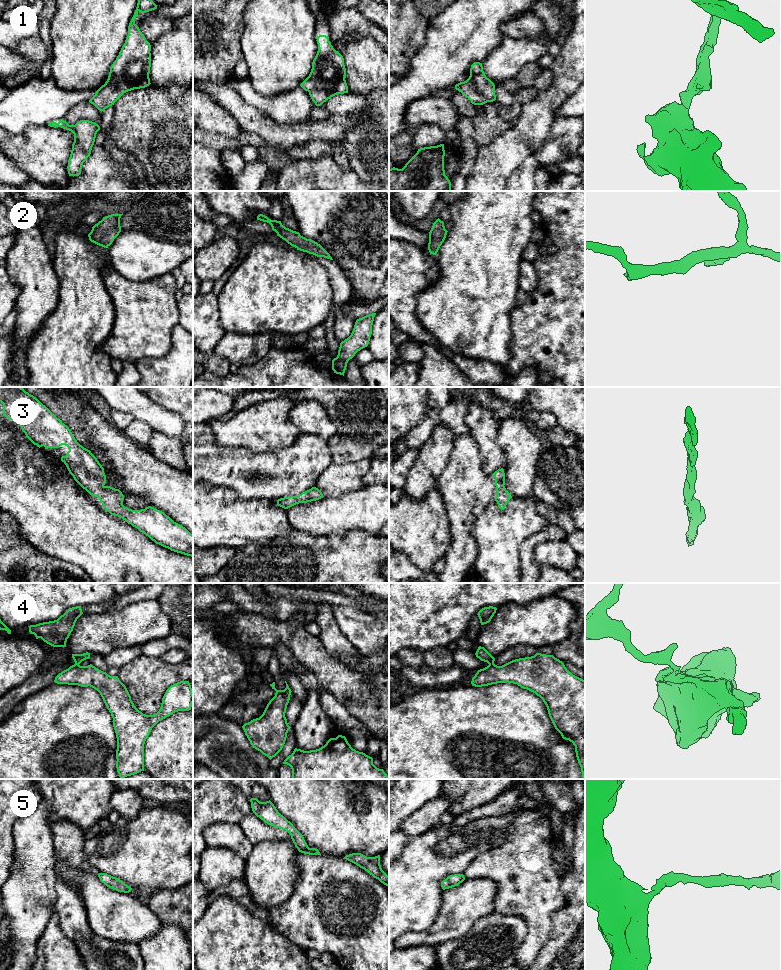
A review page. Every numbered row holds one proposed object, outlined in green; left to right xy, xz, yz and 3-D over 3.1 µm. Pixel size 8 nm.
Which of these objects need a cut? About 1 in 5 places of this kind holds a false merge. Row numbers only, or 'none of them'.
4

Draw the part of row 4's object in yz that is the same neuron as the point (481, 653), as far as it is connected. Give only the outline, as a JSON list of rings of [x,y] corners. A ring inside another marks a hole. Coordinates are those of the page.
[[[479,646],[475,655],[481,661],[487,662],[488,664],[494,664],[495,658],[484,647]]]

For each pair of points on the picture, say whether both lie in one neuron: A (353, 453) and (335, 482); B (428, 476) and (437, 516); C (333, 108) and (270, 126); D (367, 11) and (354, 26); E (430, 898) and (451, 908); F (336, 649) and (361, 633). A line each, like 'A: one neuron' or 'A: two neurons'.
A: two neurons
B: two neurons
C: two neurons
D: two neurons
E: two neurons
F: two neurons

